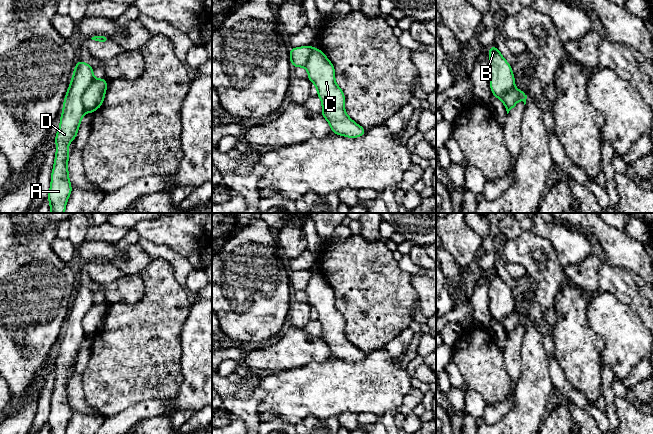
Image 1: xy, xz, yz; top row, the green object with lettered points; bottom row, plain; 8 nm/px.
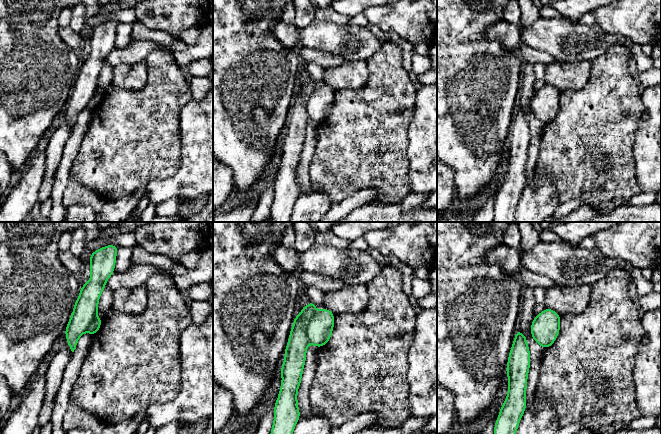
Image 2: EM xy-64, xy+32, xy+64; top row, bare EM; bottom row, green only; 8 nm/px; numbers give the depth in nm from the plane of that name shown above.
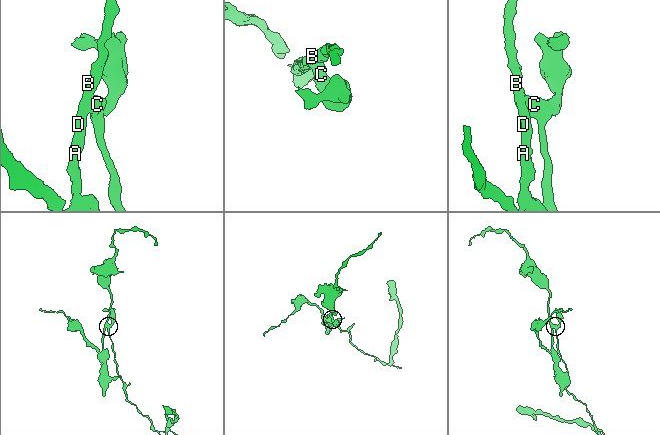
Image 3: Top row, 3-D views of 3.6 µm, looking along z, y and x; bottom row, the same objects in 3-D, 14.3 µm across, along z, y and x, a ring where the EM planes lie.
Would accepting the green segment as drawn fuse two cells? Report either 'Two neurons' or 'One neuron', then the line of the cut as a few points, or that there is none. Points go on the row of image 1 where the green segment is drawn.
Two neurons. Split along xy (94, 79), (82, 96), (84, 111)

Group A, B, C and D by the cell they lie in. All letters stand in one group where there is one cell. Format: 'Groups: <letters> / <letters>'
Groups: A B D / C

